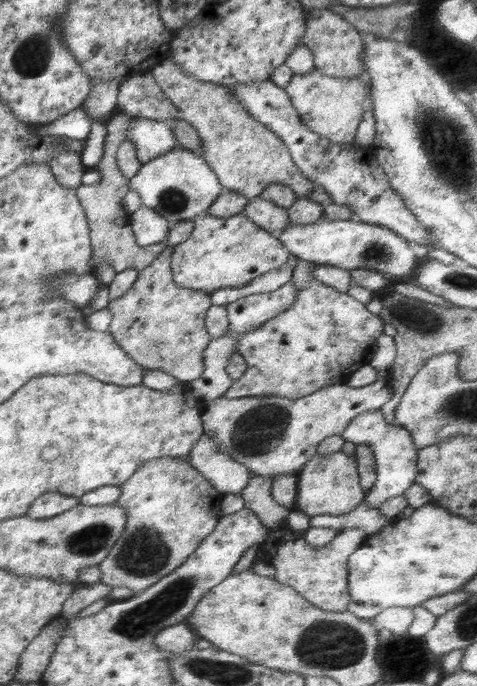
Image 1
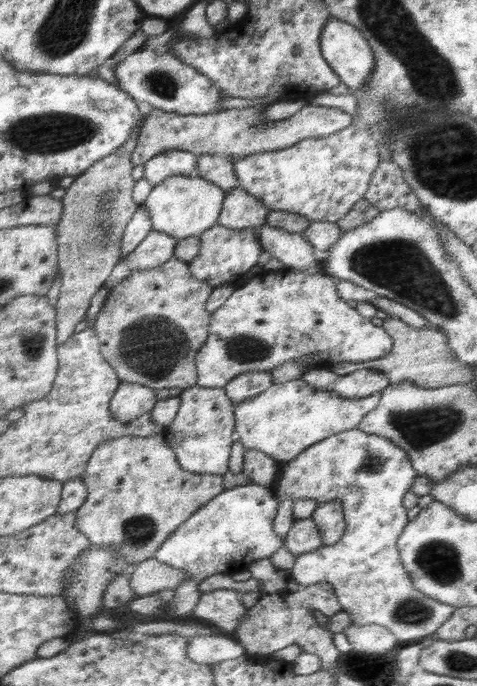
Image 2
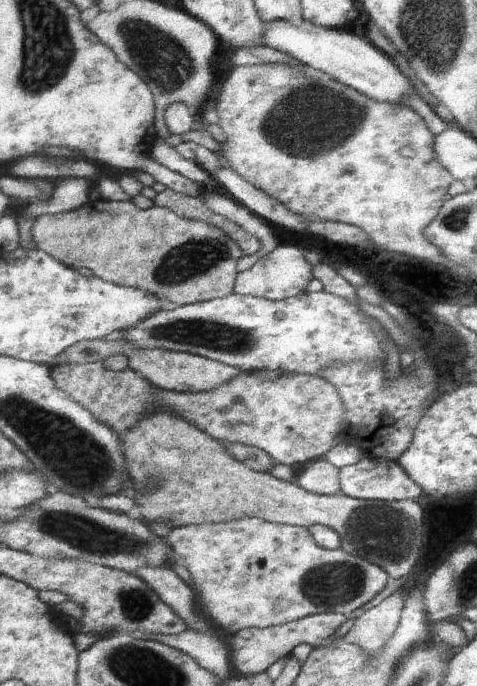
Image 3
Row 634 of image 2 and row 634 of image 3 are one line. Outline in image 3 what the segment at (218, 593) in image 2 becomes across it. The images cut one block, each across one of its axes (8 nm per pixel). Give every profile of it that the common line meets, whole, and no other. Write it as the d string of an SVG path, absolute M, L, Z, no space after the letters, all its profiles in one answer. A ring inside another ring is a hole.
M244 517L238 520L221 522L221 523L202 523L199 525L186 525L183 527L172 527L169 533L165 536L168 544L173 550L172 554L176 563L182 563L194 578L194 592L200 601L199 607L202 609L202 616L210 618L214 624L221 626L222 632L228 632L228 636L237 633L243 628L266 628L274 625L281 625L290 621L297 621L308 615L317 615L322 613L340 613L346 618L352 614L354 610L358 610L362 605L372 600L388 582L389 576L382 567L369 560L363 559L360 556L348 554L343 548L325 549L318 546L314 542L312 535L307 528L299 527L298 525L285 525L280 523L271 523L258 517Z

